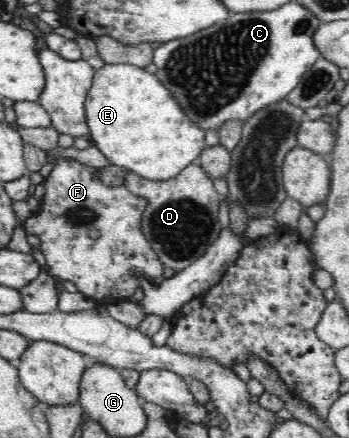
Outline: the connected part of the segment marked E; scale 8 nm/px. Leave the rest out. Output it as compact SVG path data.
M105 64L93 72L93 86L85 94L84 113L89 137L93 145L115 166L149 180L169 180L176 176L187 164L196 164L197 158L206 148L206 131L194 126L189 120L183 120L183 112L175 106L175 100L159 88L157 78L151 72L130 64Z

